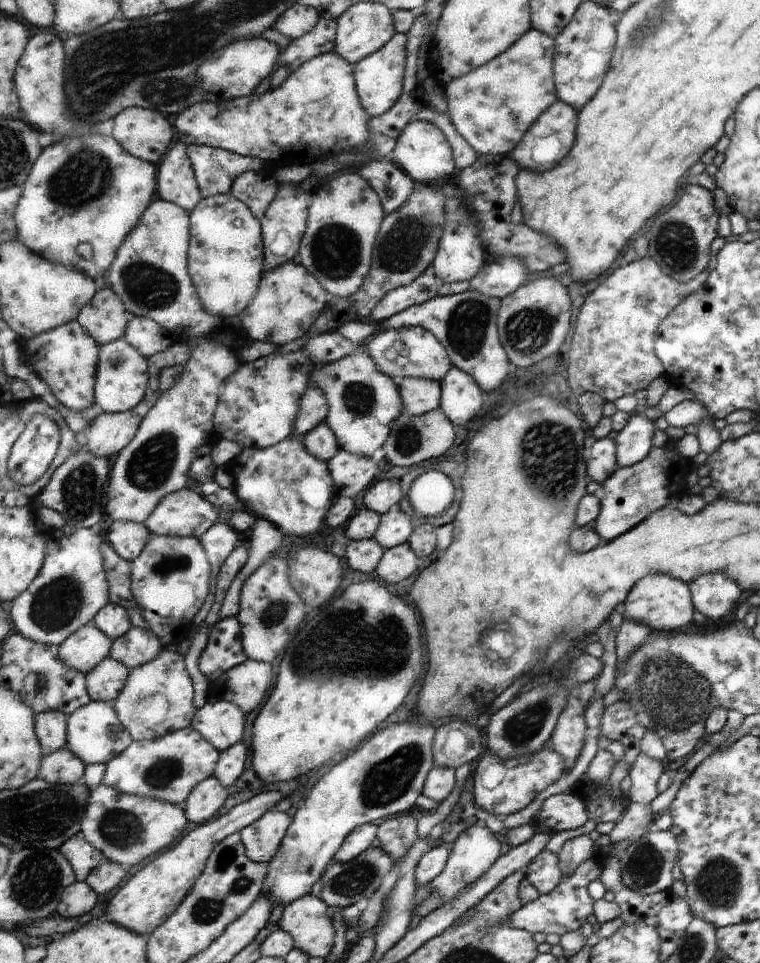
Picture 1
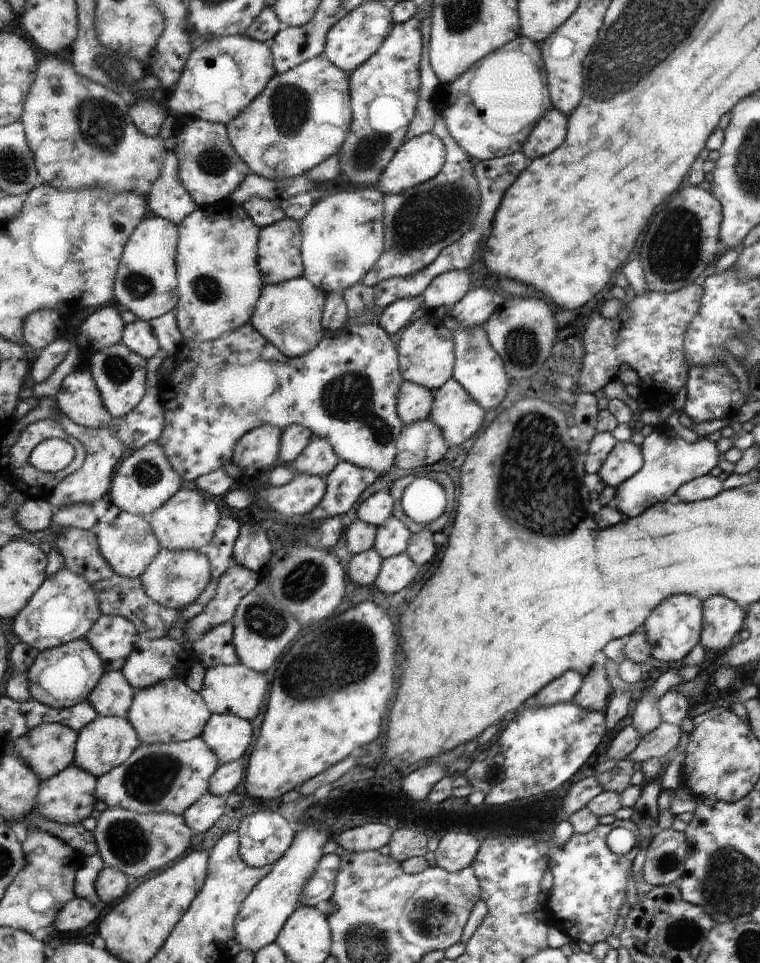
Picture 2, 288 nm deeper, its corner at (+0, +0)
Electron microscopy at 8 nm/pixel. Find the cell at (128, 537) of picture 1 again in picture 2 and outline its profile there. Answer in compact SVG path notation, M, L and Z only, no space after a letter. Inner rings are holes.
M113 504L107 510L107 514L99 520L97 536L99 536L101 552L107 558L107 562L113 566L115 572L127 578L141 578L147 572L147 568L153 564L153 560L159 556L159 552L163 550L163 544L159 542L149 518L125 512Z

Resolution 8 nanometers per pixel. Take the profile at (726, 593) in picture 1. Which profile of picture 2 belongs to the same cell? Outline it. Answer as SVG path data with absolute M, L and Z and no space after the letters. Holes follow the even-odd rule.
M709 596L701 600L703 604L703 630L701 644L711 654L719 654L731 644L735 632L739 632L743 622L743 610L725 596Z

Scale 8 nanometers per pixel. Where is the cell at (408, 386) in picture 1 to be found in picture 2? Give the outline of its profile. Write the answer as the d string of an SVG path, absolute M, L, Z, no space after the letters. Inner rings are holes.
M405 382L399 396L399 414L405 420L405 426L411 426L419 420L429 420L435 412L435 392L431 388Z

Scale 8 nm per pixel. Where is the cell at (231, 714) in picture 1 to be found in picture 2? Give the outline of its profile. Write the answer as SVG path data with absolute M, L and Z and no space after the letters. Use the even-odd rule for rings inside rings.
M213 714L203 730L203 740L217 752L223 764L237 762L253 742L253 726L249 720L233 714Z

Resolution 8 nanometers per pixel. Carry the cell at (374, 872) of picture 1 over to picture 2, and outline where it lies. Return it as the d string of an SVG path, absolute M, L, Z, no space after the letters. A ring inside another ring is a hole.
M341 852L325 856L317 876L307 884L303 892L301 906L313 906L317 908L319 904L327 904L337 888L337 876L339 876L339 864L341 864Z

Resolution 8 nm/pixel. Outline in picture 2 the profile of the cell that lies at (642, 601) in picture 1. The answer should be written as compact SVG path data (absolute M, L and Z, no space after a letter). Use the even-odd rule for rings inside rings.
M669 596L661 604L657 604L655 610L651 610L651 616L647 616L645 624L639 628L649 640L651 646L651 658L663 660L663 662L679 662L683 660L691 648L701 640L703 630L703 604L695 596Z

